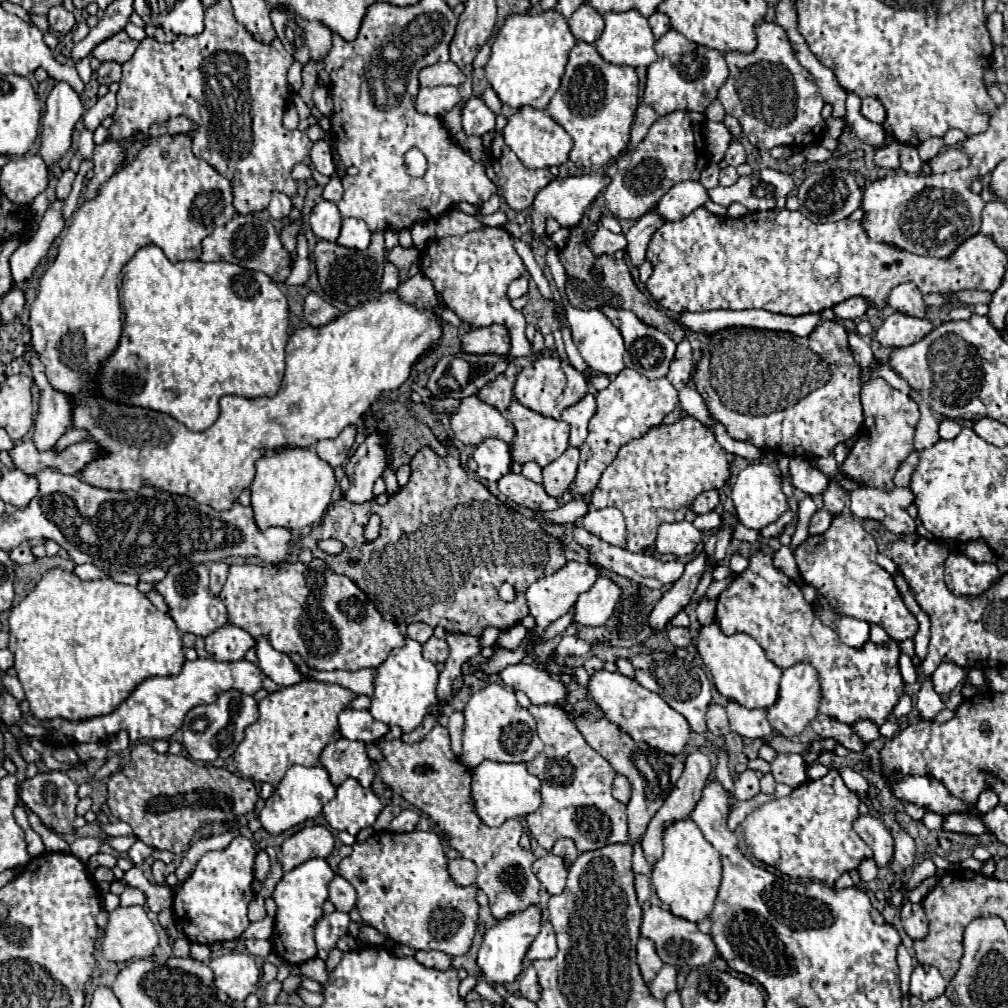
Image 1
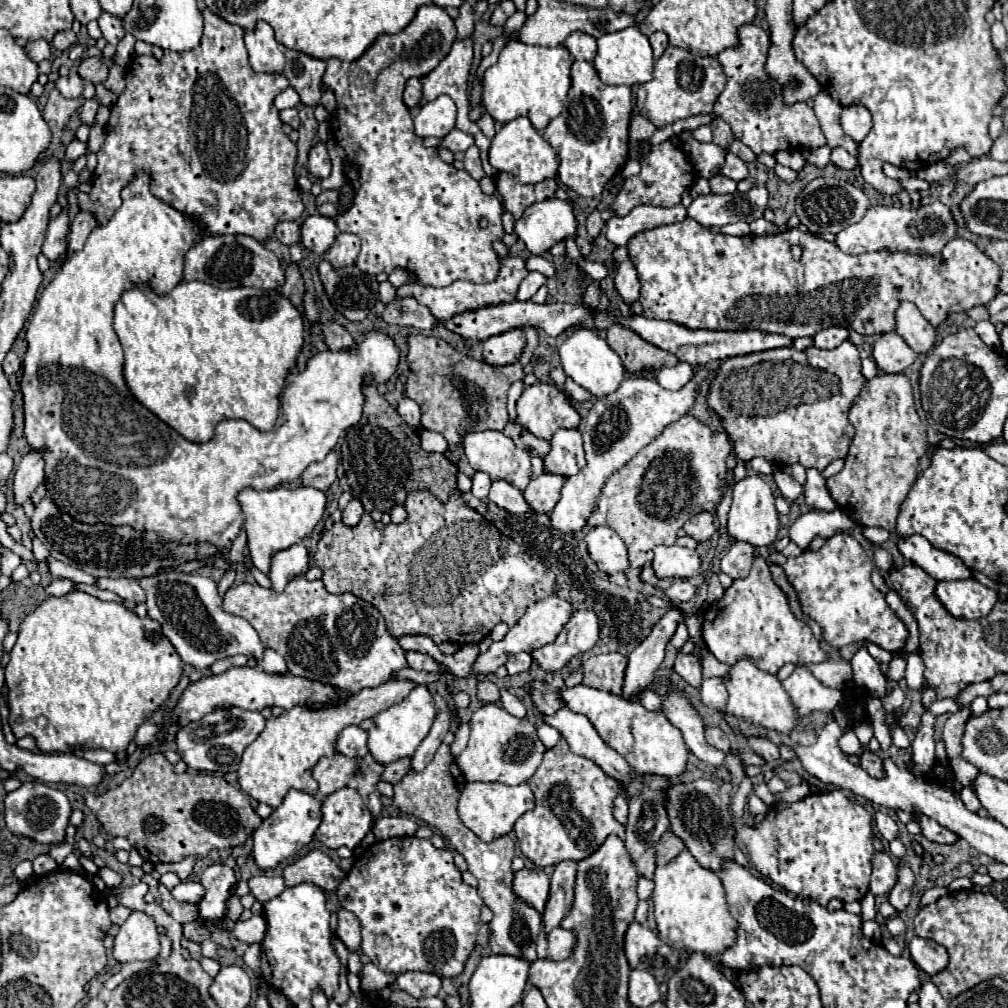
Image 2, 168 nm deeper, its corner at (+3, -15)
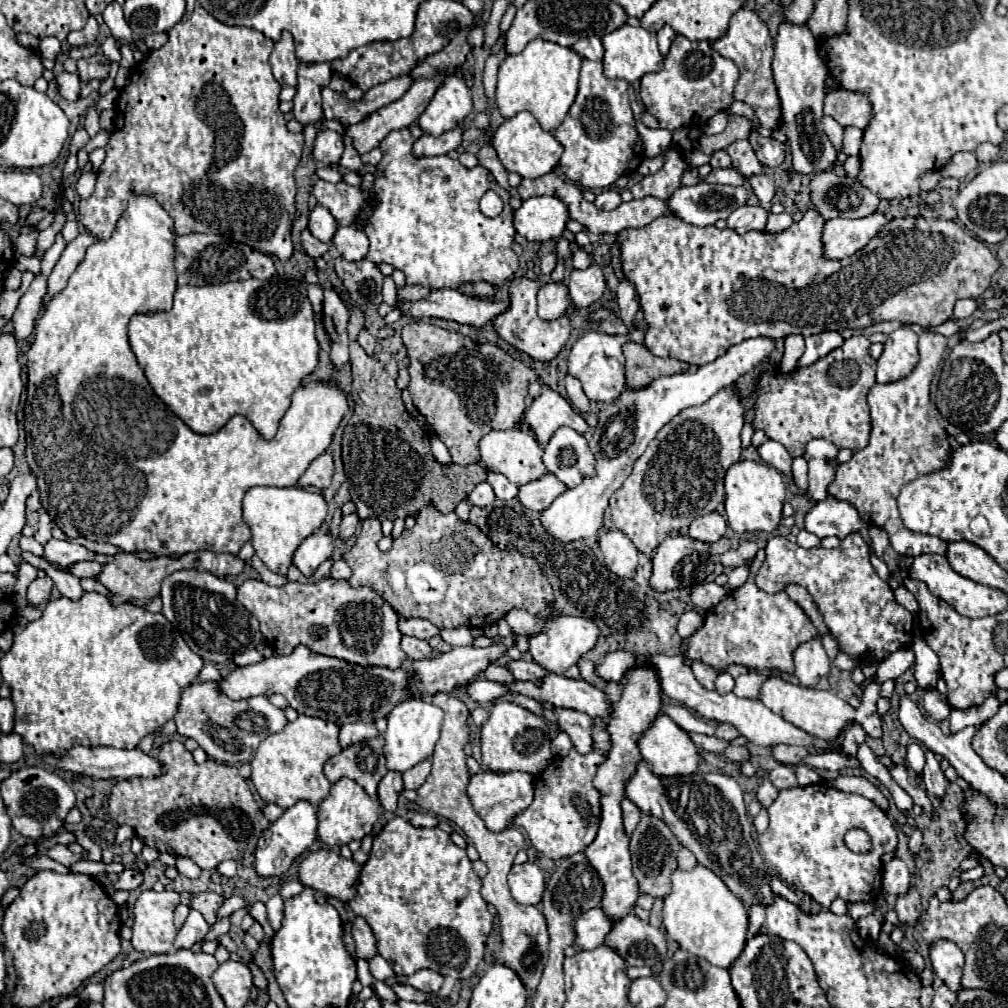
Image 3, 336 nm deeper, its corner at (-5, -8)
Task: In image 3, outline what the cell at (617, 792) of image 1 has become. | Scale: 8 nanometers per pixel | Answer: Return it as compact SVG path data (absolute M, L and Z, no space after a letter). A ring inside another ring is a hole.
M627 798L621 802L621 808L623 808L623 826L625 826L625 832L627 832L627 836L631 836L633 830L637 828L637 824L639 824L641 810L631 800L627 800Z

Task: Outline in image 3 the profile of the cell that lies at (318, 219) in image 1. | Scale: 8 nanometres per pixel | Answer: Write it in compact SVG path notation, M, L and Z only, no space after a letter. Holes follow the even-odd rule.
M317 204L309 214L309 232L321 242L331 242L335 230L337 230L337 222L331 216L331 212Z

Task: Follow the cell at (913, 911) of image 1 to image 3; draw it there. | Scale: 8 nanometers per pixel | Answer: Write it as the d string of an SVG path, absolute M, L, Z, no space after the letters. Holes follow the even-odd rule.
M939 940L931 946L931 962L935 974L953 990L961 990L961 972L963 972L963 952L949 940Z

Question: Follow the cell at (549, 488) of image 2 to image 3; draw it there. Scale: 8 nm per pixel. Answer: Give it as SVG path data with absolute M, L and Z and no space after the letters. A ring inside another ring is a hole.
M545 474L545 476L541 476L535 482L523 484L519 488L517 500L525 508L529 508L529 510L543 512L563 490L565 490L565 484L563 482L559 482L553 474Z

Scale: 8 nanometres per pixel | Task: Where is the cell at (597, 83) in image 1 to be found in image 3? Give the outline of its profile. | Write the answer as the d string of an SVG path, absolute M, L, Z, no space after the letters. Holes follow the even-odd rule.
M585 58L579 76L577 98L553 136L563 146L559 170L569 180L581 184L583 190L609 188L619 176L635 172L645 158L629 104L629 82L605 78L603 64Z

